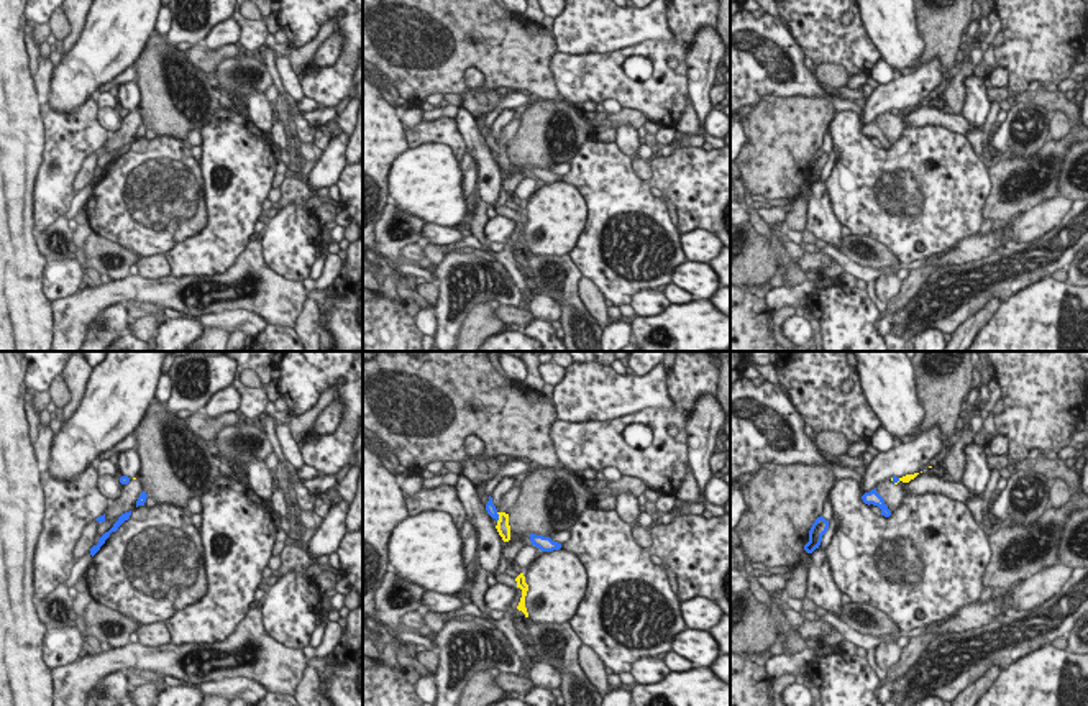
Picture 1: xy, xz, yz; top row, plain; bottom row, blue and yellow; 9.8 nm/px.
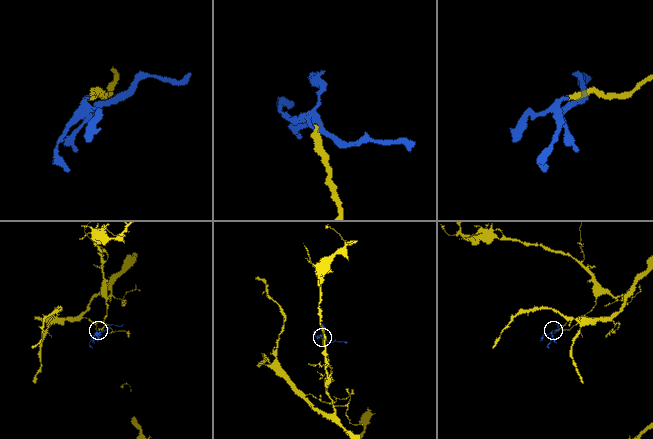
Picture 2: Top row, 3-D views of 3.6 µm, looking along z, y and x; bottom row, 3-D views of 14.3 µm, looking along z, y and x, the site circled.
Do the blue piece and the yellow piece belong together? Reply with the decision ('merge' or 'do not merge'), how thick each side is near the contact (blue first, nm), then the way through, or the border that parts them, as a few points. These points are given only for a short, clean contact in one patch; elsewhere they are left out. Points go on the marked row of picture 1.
merge; 100 nm thick on the blue side, 130 nm on the other; runs through xz (491, 509), (498, 518), (502, 526)

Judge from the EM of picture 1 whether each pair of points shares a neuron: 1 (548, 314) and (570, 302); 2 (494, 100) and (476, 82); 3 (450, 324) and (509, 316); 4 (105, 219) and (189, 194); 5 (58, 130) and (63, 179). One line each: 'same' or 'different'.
1: different
2: same
3: different
4: same
5: same

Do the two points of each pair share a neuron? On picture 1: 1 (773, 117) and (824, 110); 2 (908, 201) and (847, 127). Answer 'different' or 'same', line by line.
1: same
2: same

